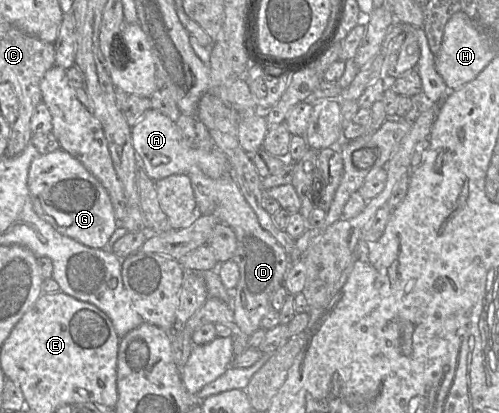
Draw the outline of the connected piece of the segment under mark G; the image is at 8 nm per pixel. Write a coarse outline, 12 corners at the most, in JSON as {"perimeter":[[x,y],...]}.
{"perimeter":[[63,149],[31,162],[35,213],[106,248],[118,227],[106,189]]}

